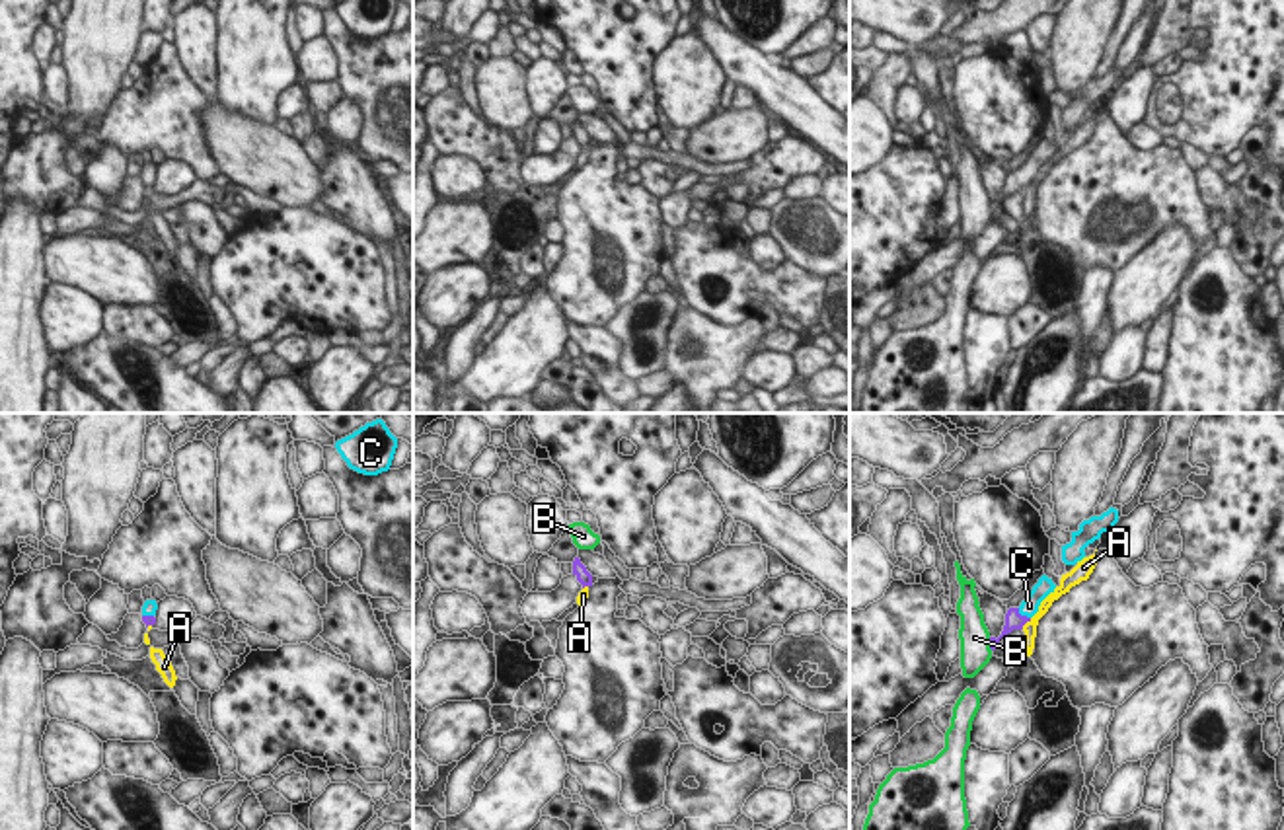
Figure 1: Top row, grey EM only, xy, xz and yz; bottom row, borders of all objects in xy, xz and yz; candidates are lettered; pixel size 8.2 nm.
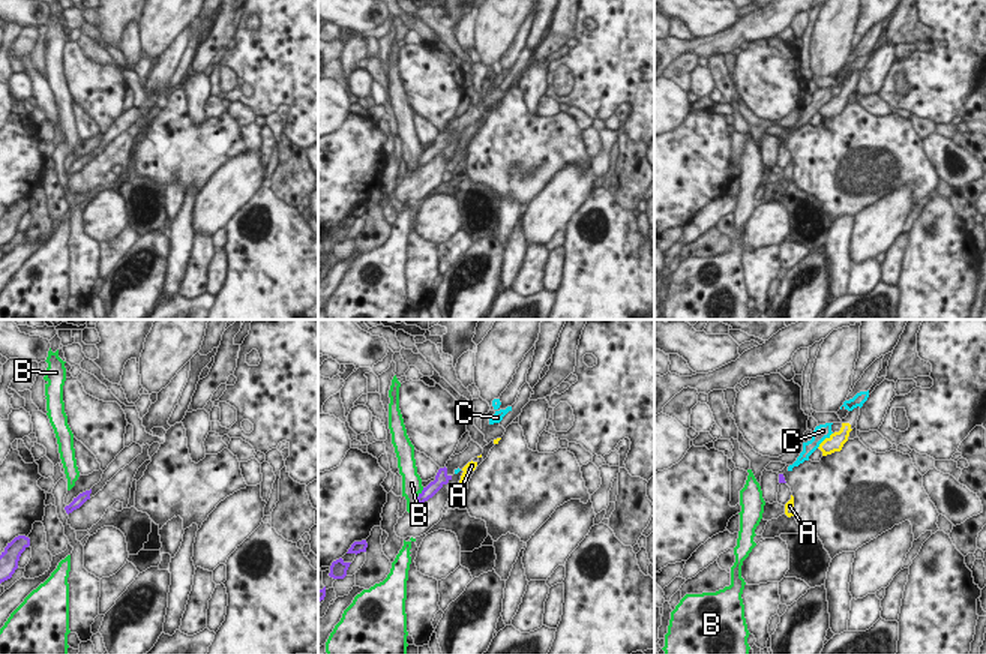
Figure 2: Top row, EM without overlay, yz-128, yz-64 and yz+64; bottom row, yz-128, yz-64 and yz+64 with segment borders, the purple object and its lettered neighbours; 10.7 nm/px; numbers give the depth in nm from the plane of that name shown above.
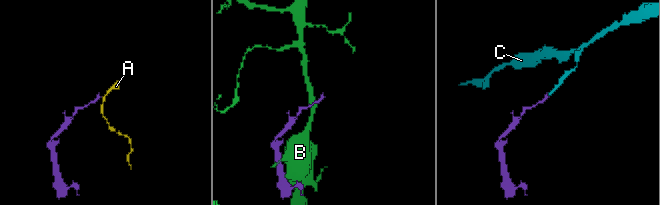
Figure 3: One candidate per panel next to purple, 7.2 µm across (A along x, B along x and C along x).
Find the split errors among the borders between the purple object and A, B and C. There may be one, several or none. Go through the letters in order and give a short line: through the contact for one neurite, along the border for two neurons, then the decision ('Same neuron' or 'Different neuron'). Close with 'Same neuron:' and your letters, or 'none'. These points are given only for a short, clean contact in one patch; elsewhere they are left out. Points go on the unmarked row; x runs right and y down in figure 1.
A: Line: yz (1031, 182), (1021, 191). Different neuron
B: Line: yz (988, 201), (992, 213). Different neuron
C: Line: yz (1014, 184), (1023, 180), (1029, 170). Same neuron
Same neuron: C

